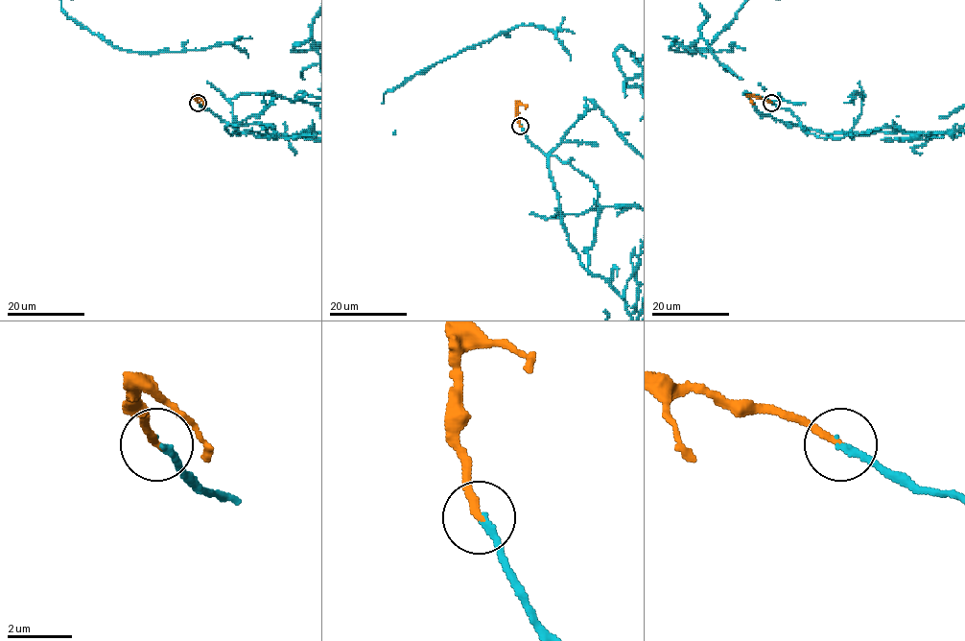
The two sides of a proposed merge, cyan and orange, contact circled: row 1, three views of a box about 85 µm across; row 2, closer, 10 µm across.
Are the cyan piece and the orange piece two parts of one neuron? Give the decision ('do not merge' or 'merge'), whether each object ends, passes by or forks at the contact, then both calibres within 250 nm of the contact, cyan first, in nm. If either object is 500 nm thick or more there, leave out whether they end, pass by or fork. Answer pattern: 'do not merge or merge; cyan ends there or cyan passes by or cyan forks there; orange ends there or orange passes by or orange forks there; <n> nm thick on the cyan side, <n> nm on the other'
merge; cyan ends there; orange ends there; 200 nm thick on the cyan side, 240 nm on the other

